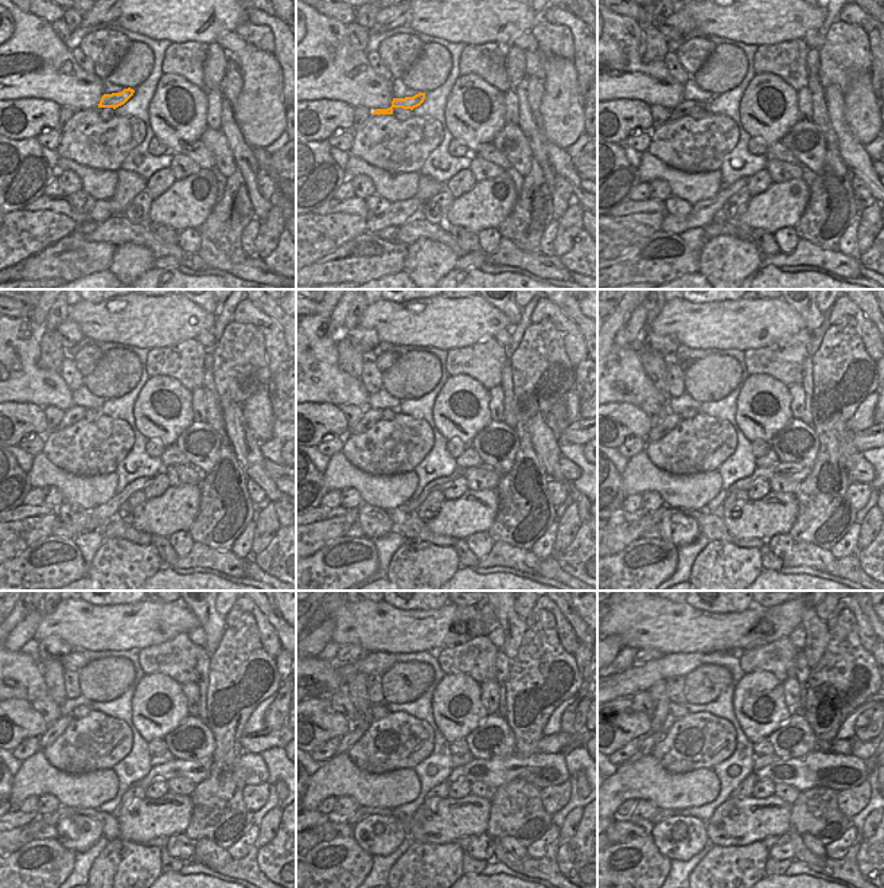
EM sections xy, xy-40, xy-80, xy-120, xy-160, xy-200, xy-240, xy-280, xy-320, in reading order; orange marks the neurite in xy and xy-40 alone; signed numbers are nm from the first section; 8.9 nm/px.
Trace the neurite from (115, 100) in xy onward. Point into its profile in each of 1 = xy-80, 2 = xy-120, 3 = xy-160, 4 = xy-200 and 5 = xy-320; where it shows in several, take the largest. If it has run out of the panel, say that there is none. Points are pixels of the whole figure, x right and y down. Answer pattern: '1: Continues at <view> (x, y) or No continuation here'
1: Continues at xy-80 (682, 109)
2: Continues at xy-120 (73, 415)
3: Continues at xy-160 (372, 416)
4: Continues at xy-200 (670, 420)
5: Continues at xy-320 (647, 743).

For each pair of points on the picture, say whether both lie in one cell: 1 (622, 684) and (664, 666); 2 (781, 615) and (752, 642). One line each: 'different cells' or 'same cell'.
1: same cell
2: same cell

